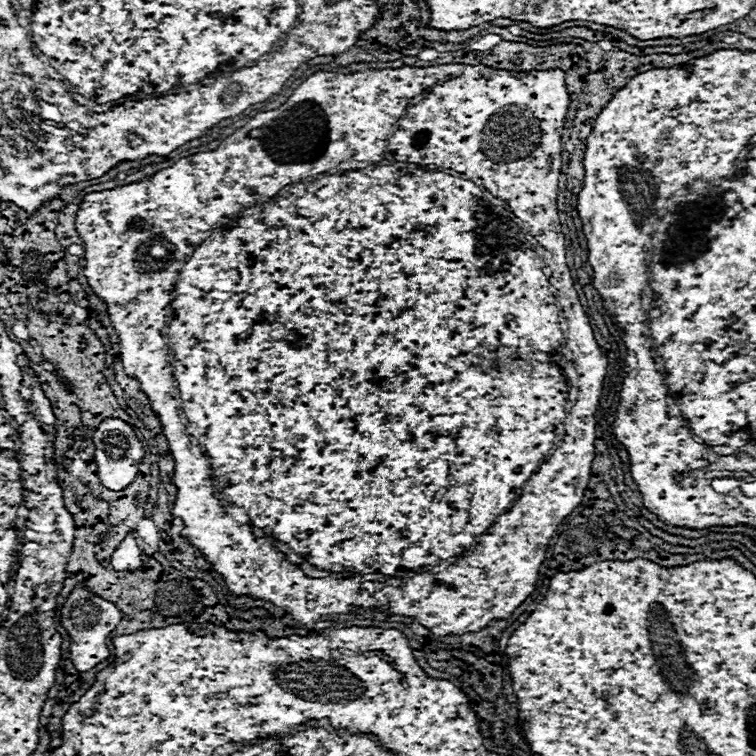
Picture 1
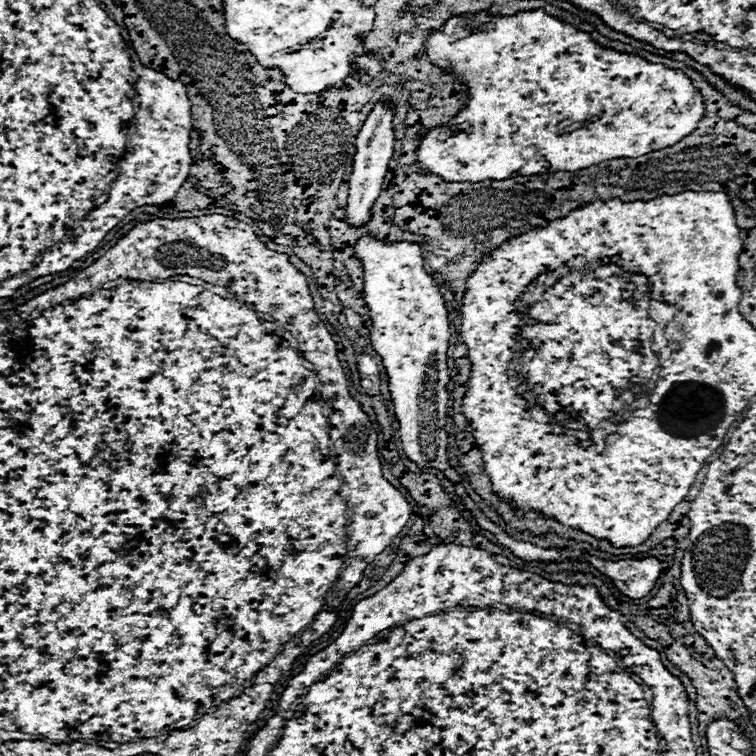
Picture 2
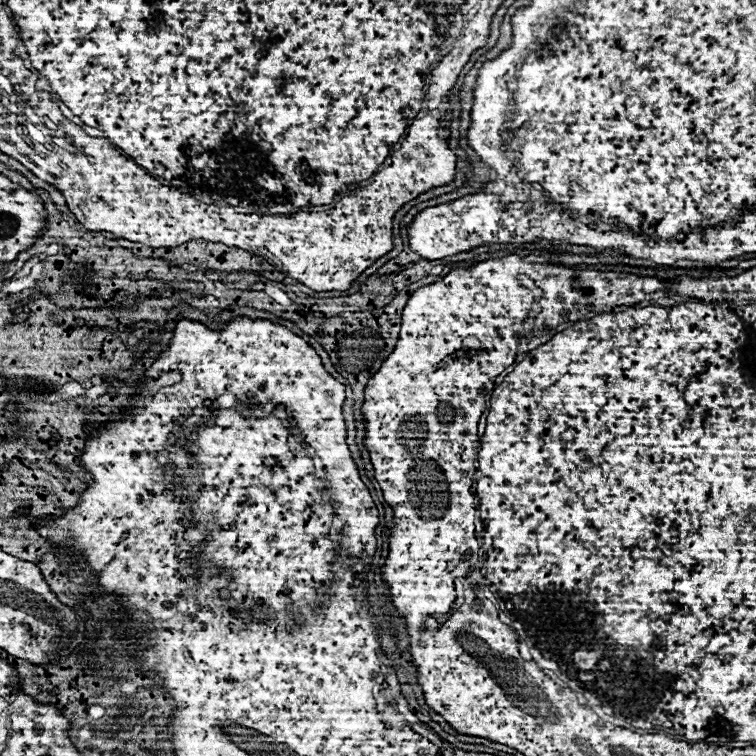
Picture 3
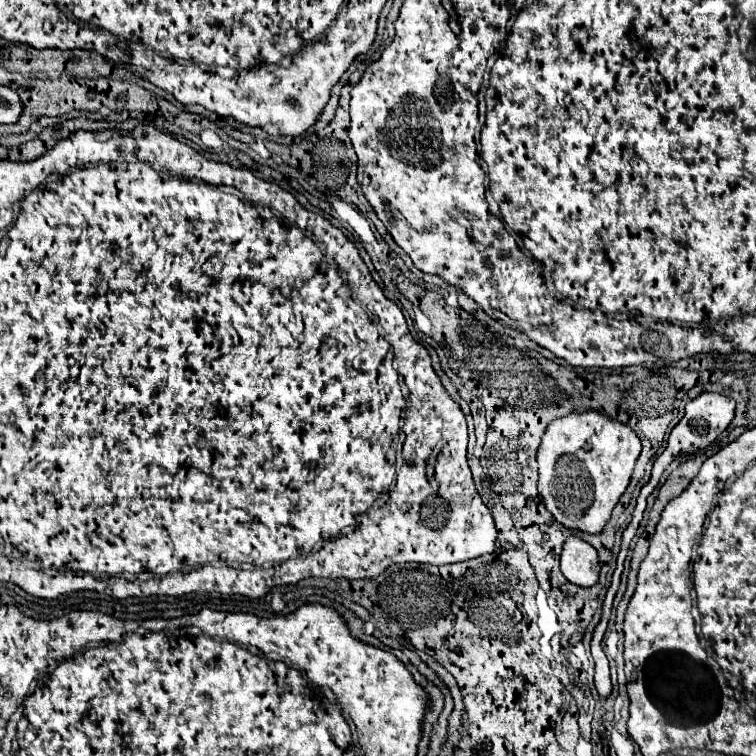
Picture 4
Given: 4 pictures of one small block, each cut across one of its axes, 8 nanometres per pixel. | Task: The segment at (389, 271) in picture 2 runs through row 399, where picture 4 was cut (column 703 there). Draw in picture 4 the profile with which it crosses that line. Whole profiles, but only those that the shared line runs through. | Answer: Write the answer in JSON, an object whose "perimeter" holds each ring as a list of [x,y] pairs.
{"perimeter":[[[702,392],[702,394],[698,394],[694,400],[690,400],[690,402],[686,404],[686,414],[684,414],[684,418],[672,428],[672,432],[670,432],[670,436],[668,436],[668,446],[666,446],[666,450],[654,460],[652,476],[650,476],[648,484],[644,484],[640,490],[636,506],[632,512],[630,524],[626,526],[626,530],[624,530],[624,534],[622,534],[622,552],[620,552],[620,556],[626,556],[626,550],[628,550],[628,546],[630,546],[630,540],[634,538],[634,534],[636,534],[636,530],[638,530],[638,524],[640,524],[643,519],[643,514],[647,507],[647,498],[650,496],[650,492],[656,488],[656,484],[658,484],[662,472],[664,472],[664,470],[670,466],[670,462],[674,462],[676,458],[692,456],[692,454],[696,454],[698,450],[704,450],[708,444],[712,444],[712,442],[726,430],[726,426],[732,422],[732,418],[734,418],[734,408],[736,408],[736,402],[734,402],[732,398],[722,396],[722,394],[716,394],[716,392]]]}

